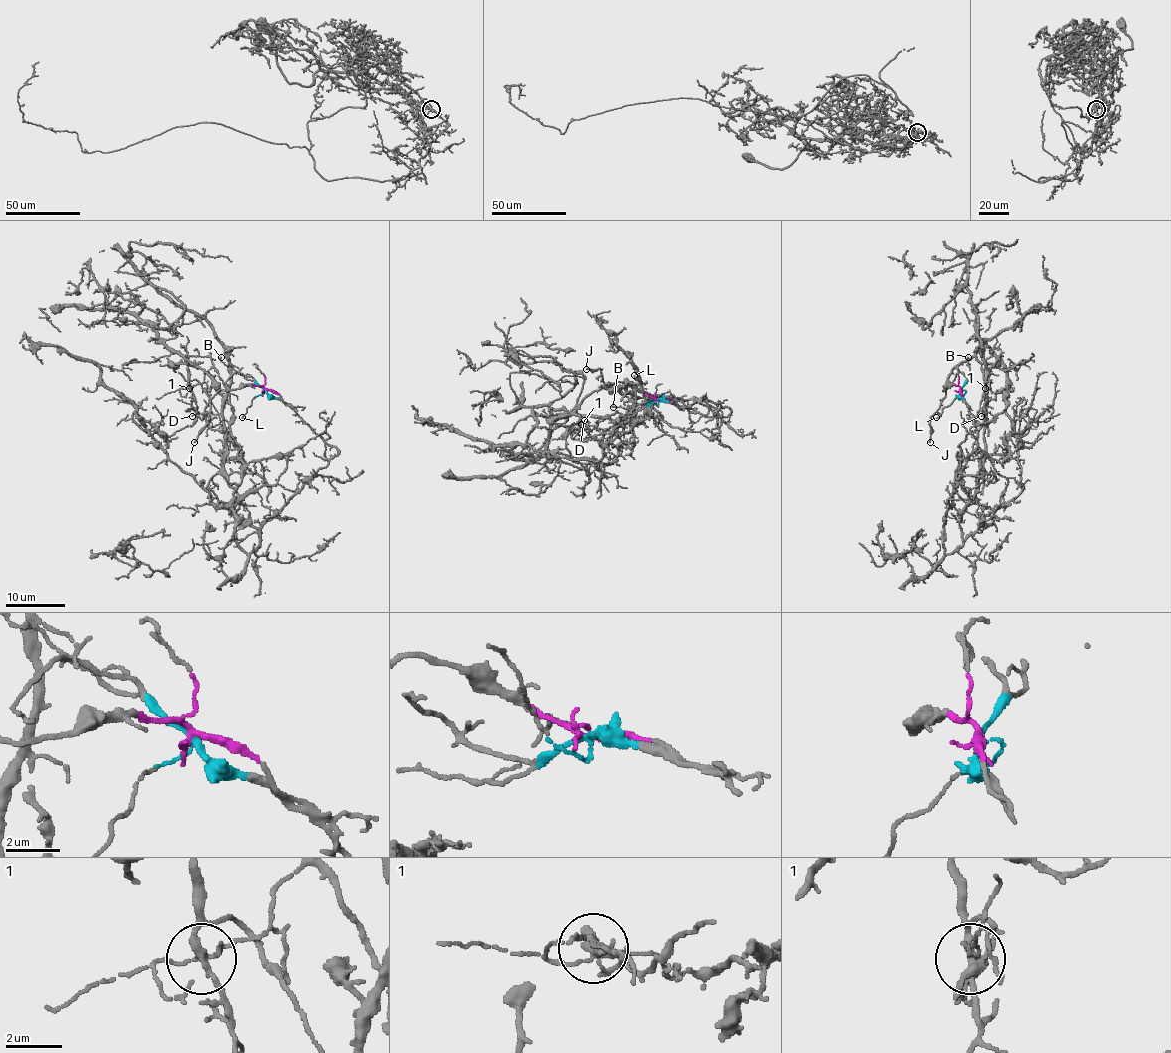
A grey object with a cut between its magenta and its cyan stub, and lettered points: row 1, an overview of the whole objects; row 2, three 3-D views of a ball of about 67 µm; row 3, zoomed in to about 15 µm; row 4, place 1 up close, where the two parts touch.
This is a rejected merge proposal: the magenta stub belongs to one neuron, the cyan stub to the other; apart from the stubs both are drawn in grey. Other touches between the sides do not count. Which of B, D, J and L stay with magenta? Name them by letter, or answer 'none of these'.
D, J

